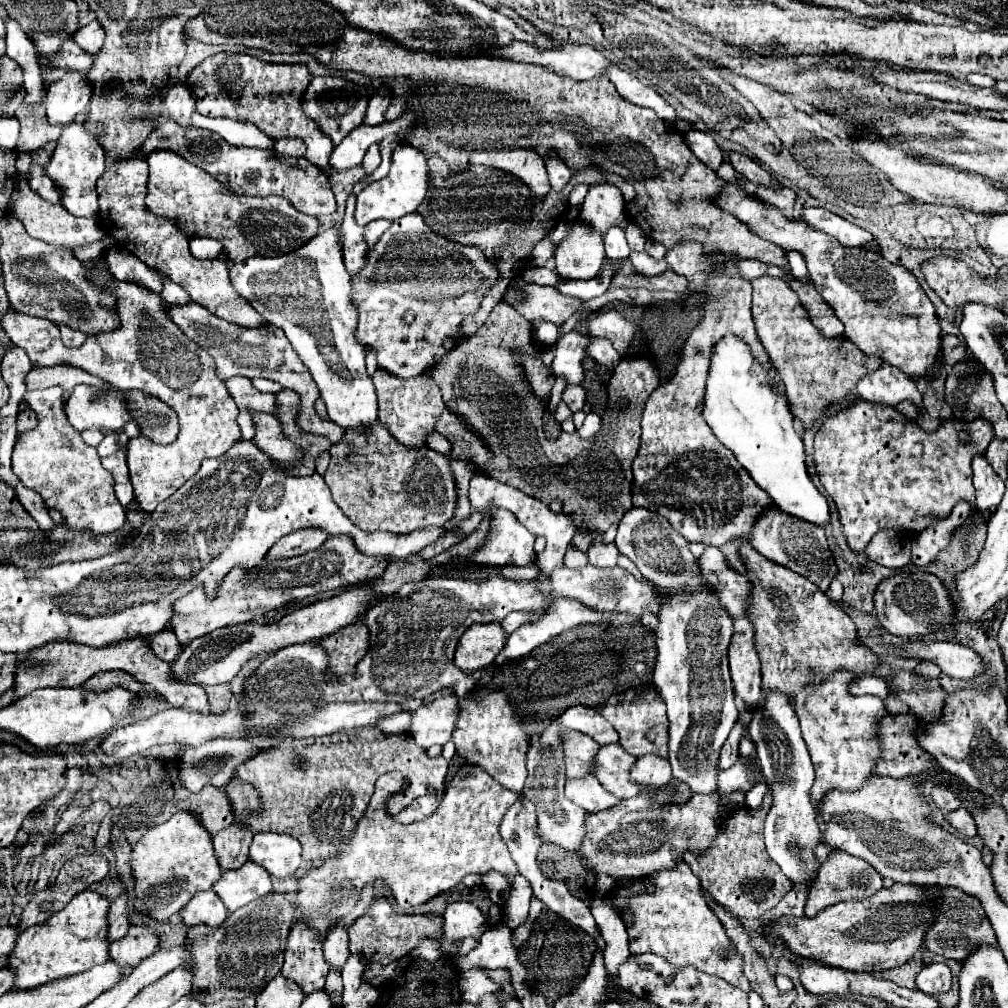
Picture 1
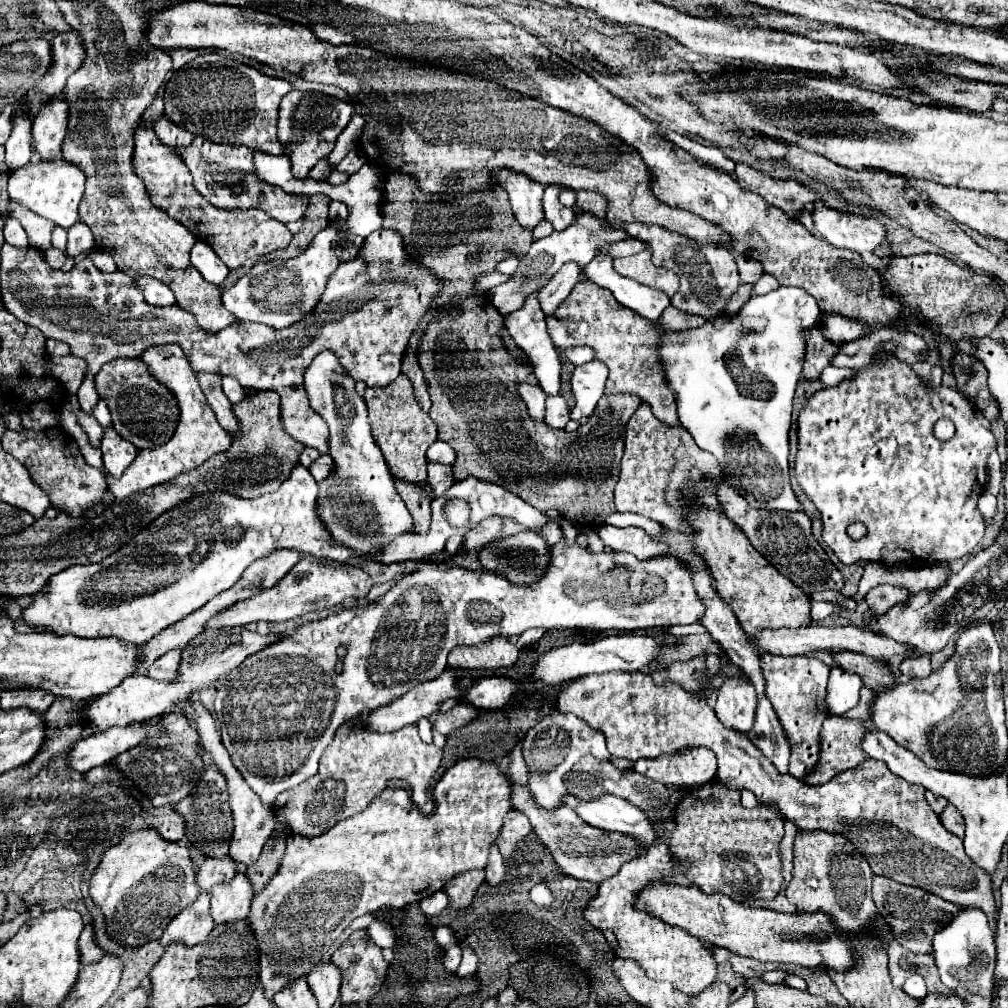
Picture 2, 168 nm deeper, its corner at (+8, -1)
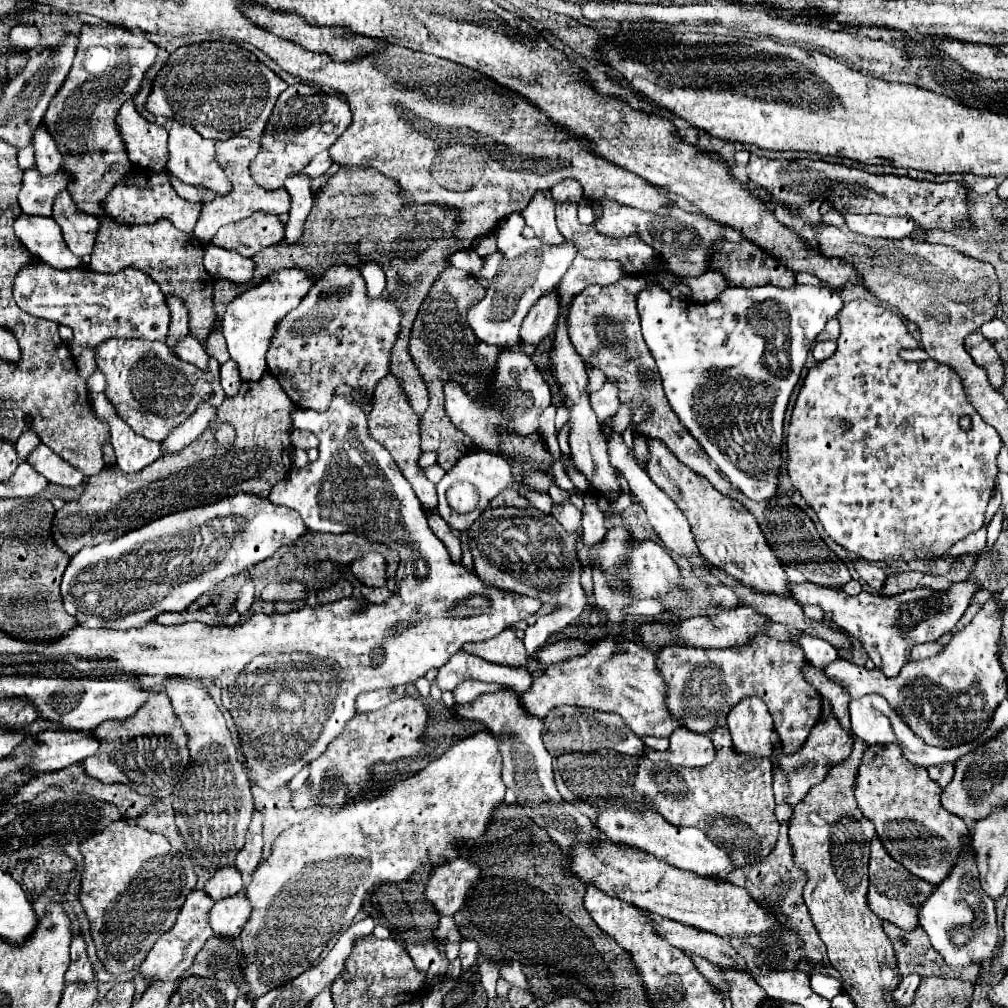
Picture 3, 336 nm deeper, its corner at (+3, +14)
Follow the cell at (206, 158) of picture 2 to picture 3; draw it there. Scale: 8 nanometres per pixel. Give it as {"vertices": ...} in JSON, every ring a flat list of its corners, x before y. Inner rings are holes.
{"vertices":[[233,137,229,141,217,141,215,143,215,149,217,149,217,155,215,157,217,157,219,165,225,169,227,179,231,181,231,191,227,195,219,195,219,197,215,197,215,201,203,205,201,215,199,215,199,221,197,221,195,229,193,229,193,235,199,239,201,245,207,245,213,239,213,235,217,233,217,229,221,225,241,221,243,217,249,217,255,211,267,211,267,213,283,215,291,207,291,197,289,197,289,193,287,193,285,187,275,189,275,191,267,191,267,189,259,187,253,181,251,171,249,171,249,163,253,161,253,157,259,151,259,143,257,141,249,141,247,137]]}

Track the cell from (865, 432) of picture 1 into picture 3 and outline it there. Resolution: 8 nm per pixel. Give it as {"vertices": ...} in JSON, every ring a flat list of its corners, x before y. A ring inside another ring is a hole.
{"vertices":[[853,299,843,305,843,309,837,315,837,321,841,325,841,335,837,339,837,351,833,357,817,363,809,369,803,387,799,391,799,397,793,407,791,423,787,429,787,473,791,477,793,487,805,497,805,501,815,509,823,529,827,535,843,545,849,553,855,553,867,561,911,561,911,559,937,559,949,553,949,547,963,539,965,535,977,531,983,527,983,513,987,509,987,501,995,491,995,477,997,477,997,453,1001,449,1001,437,997,431,987,425,981,415,971,407,967,393,963,389,961,377,949,367,939,361,903,361,899,357,899,349,915,349,917,341,907,331,903,319,887,309,885,305,879,305,875,301,863,301],[961,417,971,417,971,429,965,431,959,425]]}

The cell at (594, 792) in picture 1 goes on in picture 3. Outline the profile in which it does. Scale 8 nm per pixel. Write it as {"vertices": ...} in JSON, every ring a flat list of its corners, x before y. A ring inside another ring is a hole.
{"vertices":[[607,805,605,809,599,811,597,817,597,827,615,843,629,845,635,849,641,849,657,859,667,861,669,865,685,871,693,871,697,875,707,875,707,877,723,877,723,873,733,871,731,863,727,861,727,853,719,849,715,843,711,843,701,829,693,827,675,827,663,815,653,811,651,807,643,811,635,811,631,807,617,807,617,805]]}

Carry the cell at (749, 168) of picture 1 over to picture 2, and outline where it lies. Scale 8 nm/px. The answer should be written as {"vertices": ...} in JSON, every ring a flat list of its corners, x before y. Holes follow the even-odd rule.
{"vertices":[[737,164,734,173,738,184,744,190,762,196,768,204,778,206,792,218,798,218,806,204,820,200,814,190,806,188,798,180,776,180,760,170,756,172,744,172,744,170,754,170,754,168,746,164]]}

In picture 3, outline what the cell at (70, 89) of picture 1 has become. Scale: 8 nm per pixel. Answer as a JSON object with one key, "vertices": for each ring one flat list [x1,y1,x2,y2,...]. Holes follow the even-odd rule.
{"vertices":[[41,123,39,129,35,131,35,137,33,137,33,147,35,147,35,167,41,171,41,173,53,173,55,169,61,167,63,163,63,157,55,145,55,139,51,137,51,133,47,131,47,127]]}

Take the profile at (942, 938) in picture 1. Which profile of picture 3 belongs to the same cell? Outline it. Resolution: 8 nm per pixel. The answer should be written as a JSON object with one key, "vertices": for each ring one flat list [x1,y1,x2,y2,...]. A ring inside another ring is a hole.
{"vertices":[[877,837,871,841,869,895,867,897,869,897,869,907,877,917,891,921,893,925,897,925,905,931,911,931,919,925,919,907,927,901,927,897,933,891,935,891,935,887,931,883,915,877,913,873,903,869,903,865,899,865,895,859,891,859]]}

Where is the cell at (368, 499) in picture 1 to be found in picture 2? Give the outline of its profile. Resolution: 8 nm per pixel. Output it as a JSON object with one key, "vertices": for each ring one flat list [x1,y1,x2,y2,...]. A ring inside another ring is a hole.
{"vertices":[[394,480,398,494,406,502,414,518,414,526,418,534,428,534,430,530,430,504,432,504,432,488,430,484,410,484,404,480]]}

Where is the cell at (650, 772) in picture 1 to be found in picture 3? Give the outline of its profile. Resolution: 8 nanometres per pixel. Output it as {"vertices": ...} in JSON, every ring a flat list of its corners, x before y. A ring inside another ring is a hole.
{"vertices":[[679,727,671,735,671,743,667,751,651,751,653,761,667,761,673,765,699,767,707,765,715,759,715,747,711,737,703,733,695,733,687,727]]}

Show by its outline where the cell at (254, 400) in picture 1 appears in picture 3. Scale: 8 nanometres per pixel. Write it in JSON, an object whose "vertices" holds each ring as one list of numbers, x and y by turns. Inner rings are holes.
{"vertices":[[233,359,223,363,221,365,221,385,223,385,225,395,235,395,239,391,241,383,243,383,243,379,239,373,239,365]]}

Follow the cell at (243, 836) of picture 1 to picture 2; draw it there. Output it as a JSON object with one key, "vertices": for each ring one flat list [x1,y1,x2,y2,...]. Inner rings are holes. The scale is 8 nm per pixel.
{"vertices":[[204,858,198,874,196,874,196,880,198,880,198,886,202,892,210,894,212,888,220,882,230,882,236,874,236,862,230,860,230,858,224,858,224,860,216,860,216,858]]}

